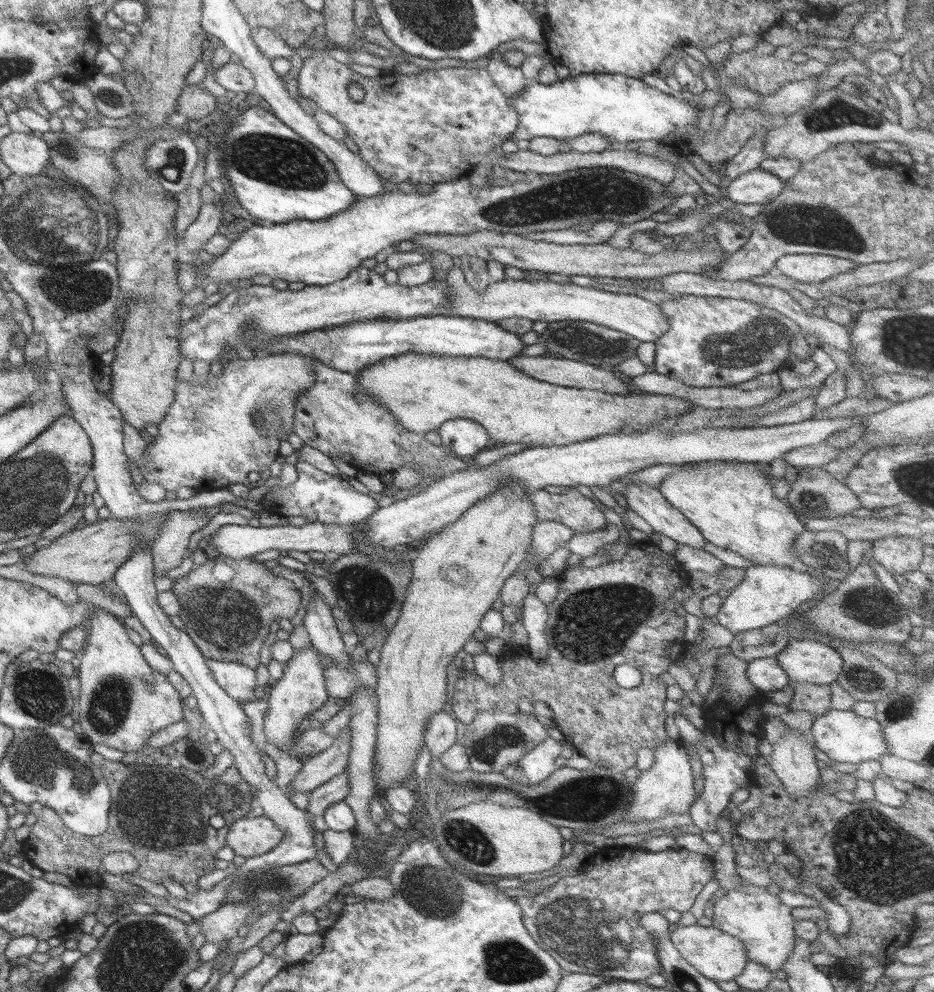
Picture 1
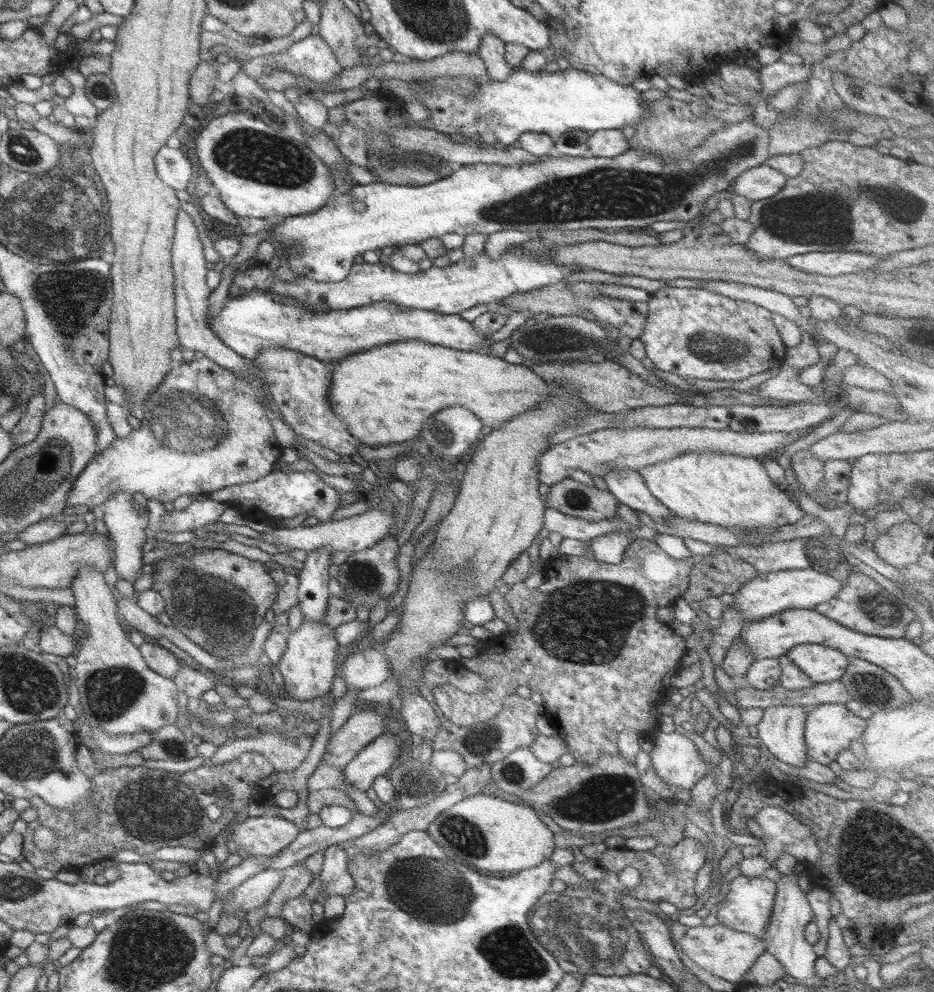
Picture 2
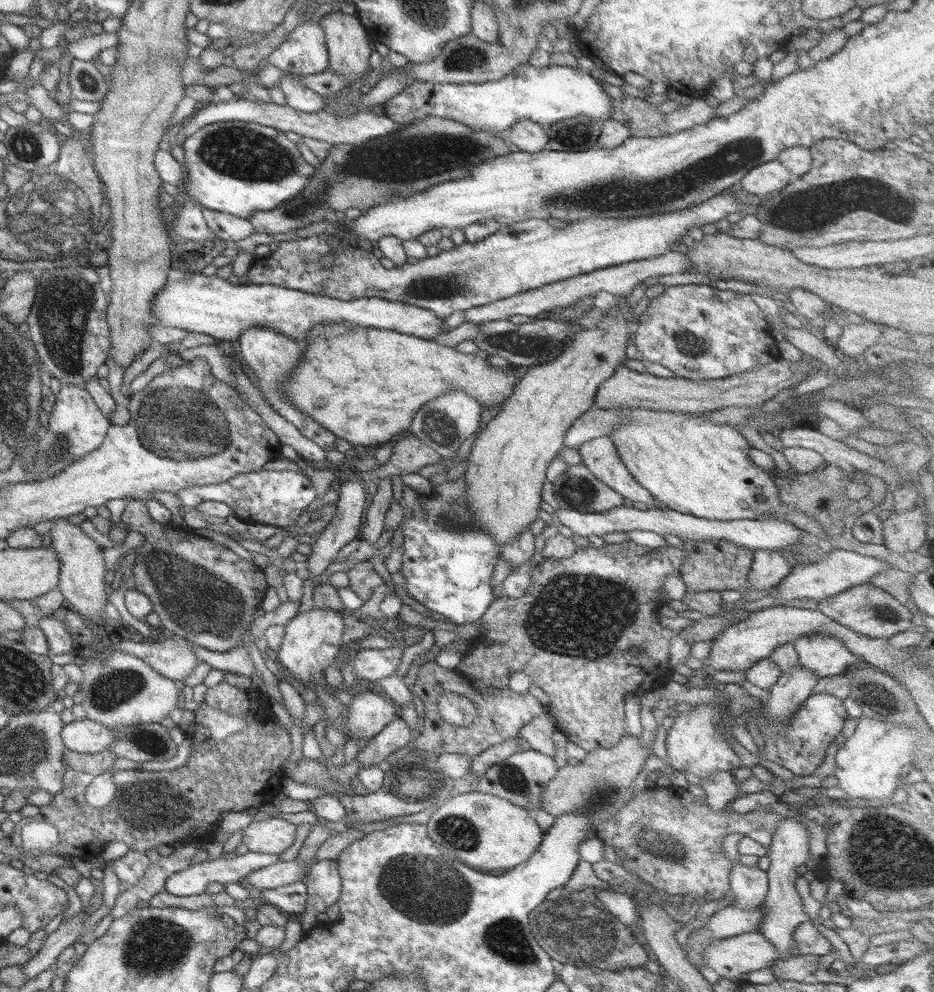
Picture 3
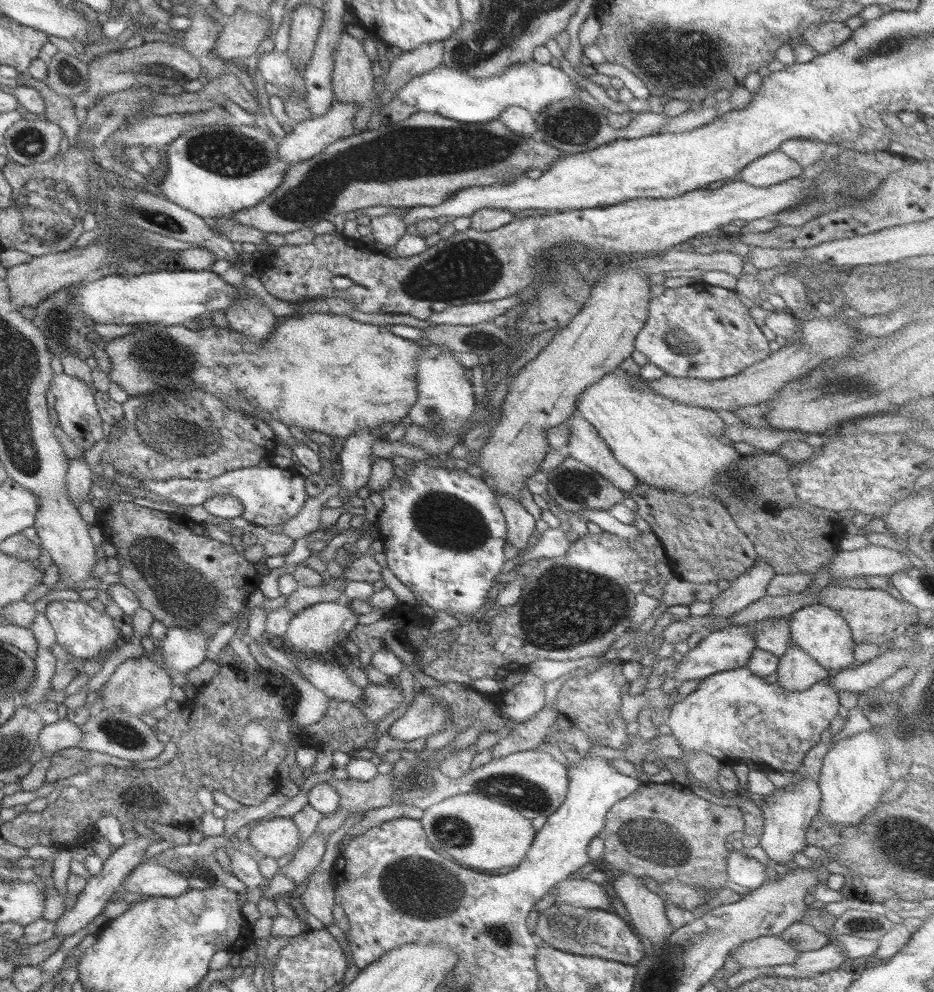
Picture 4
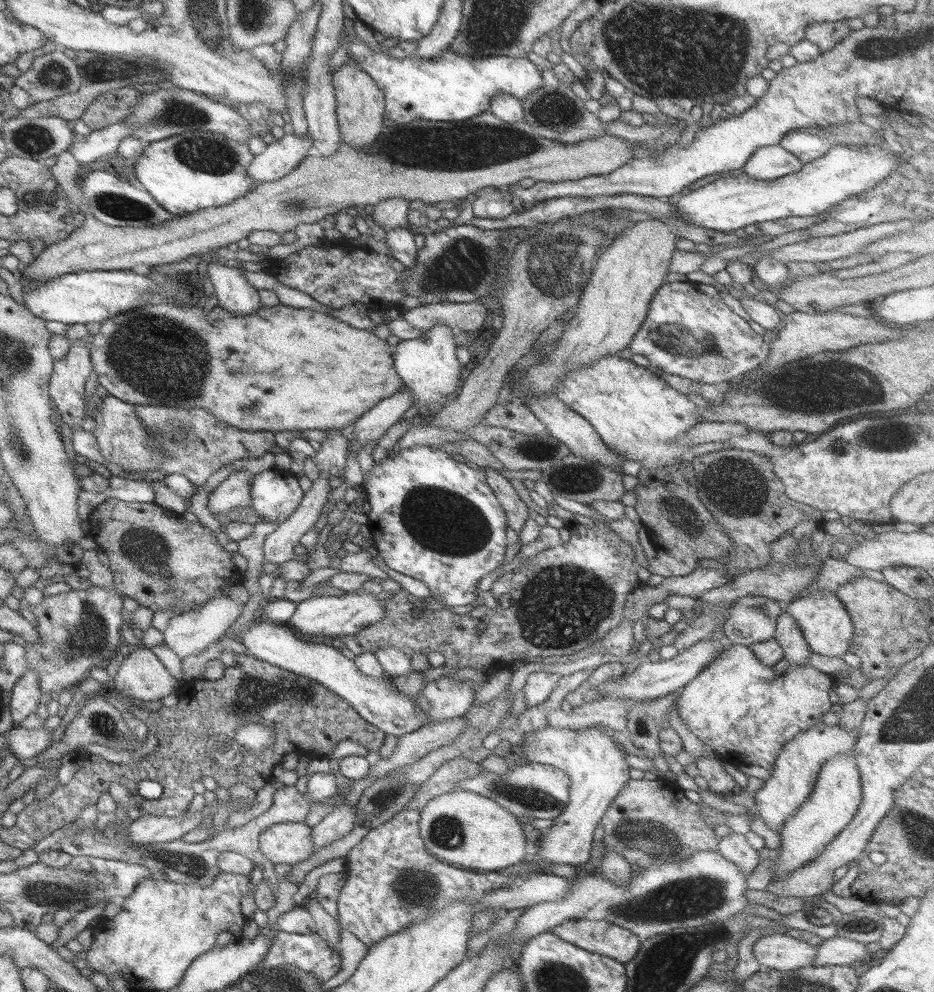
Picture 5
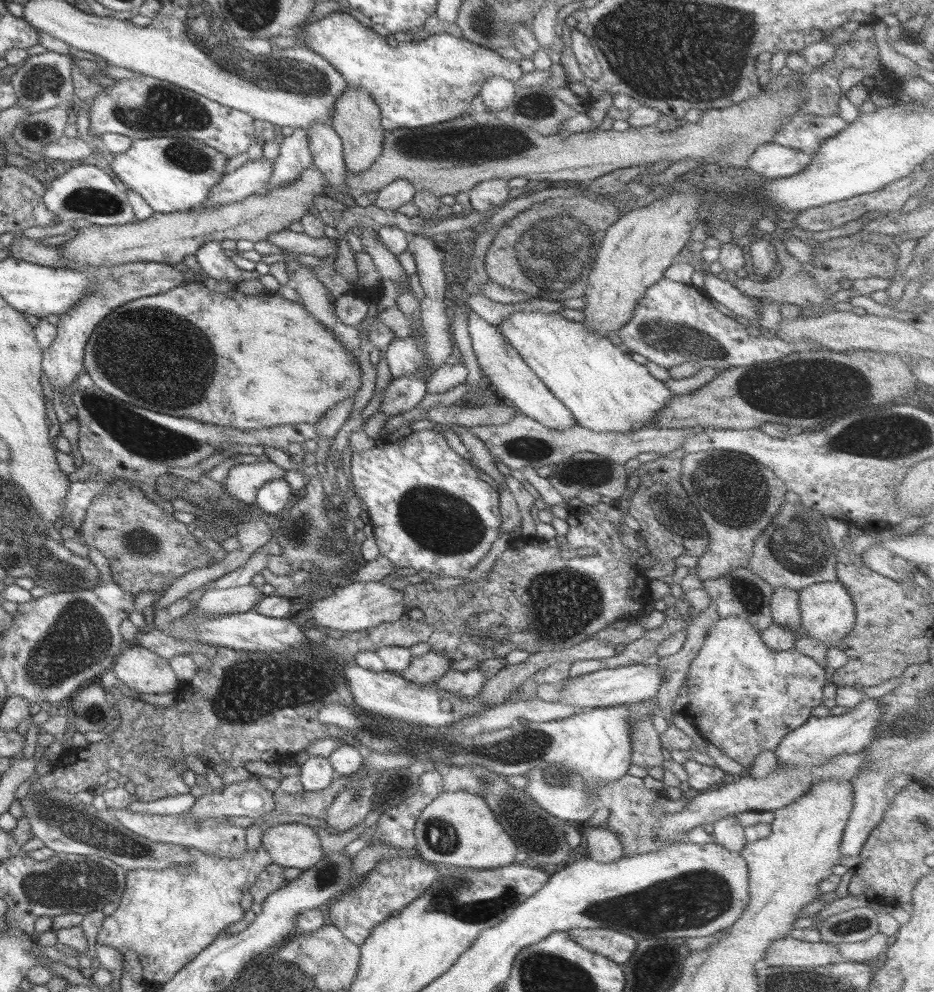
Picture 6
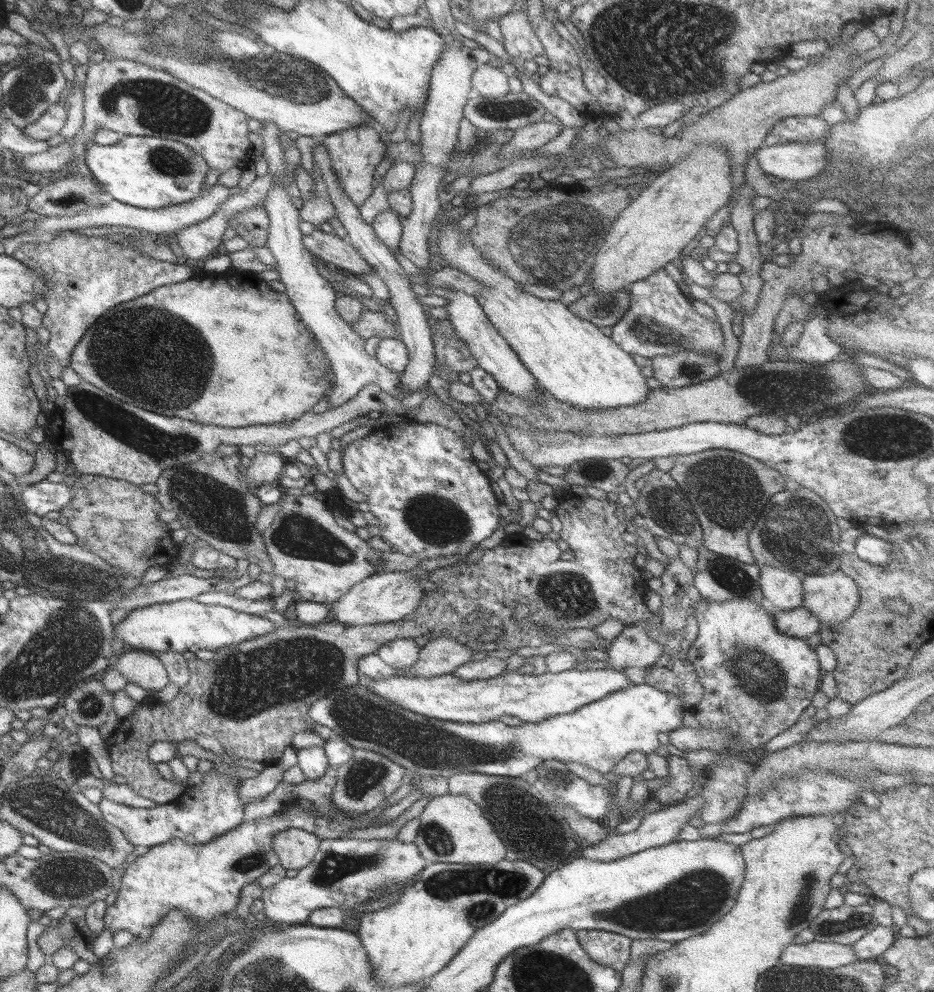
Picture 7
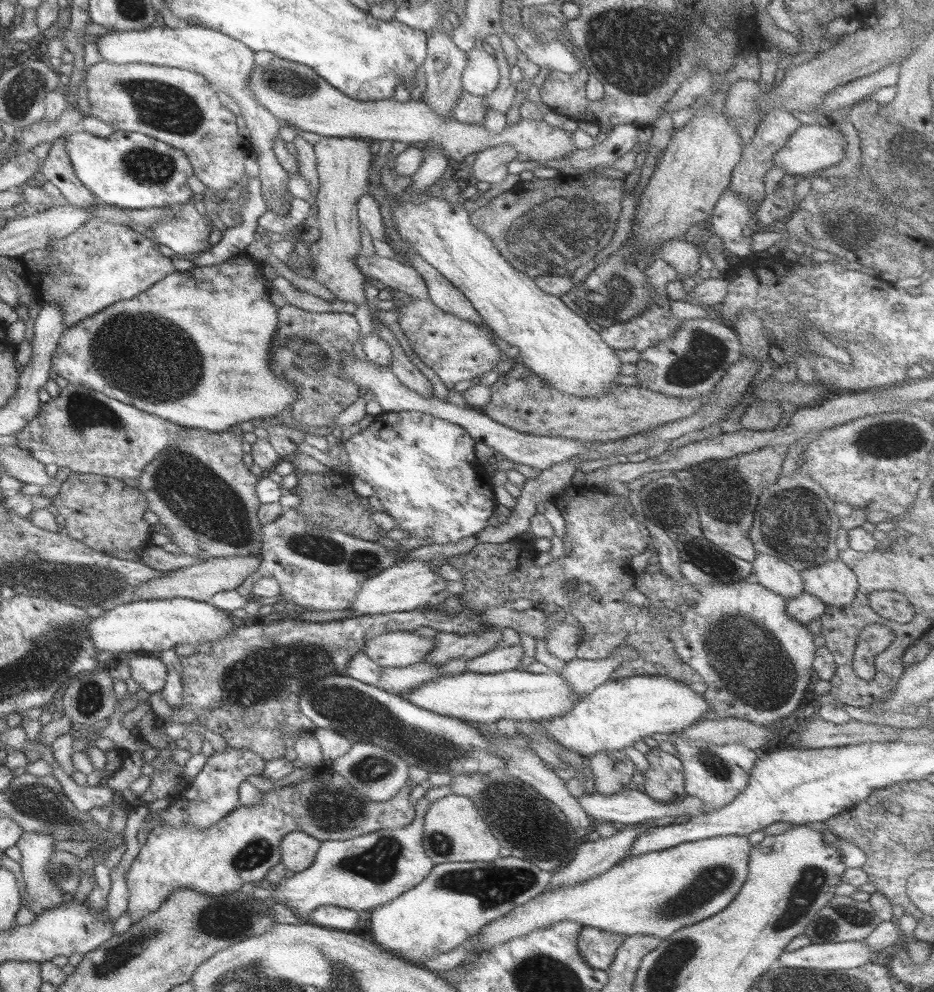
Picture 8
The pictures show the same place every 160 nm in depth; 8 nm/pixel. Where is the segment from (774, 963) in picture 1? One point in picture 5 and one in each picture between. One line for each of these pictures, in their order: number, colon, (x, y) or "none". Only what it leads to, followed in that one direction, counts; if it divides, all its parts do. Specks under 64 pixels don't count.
2: (747, 906)
3: (747, 885)
4: (740, 870)
5: (734, 848)

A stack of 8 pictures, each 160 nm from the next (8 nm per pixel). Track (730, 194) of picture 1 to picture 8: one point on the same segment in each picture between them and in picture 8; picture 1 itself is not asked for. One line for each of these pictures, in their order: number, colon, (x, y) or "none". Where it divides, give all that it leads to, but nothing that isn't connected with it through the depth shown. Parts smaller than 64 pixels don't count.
2: (759, 182)
3: (771, 176)
4: (774, 167)
5: (767, 163)
6: (771, 161)
7: (790, 161)
8: (813, 147)

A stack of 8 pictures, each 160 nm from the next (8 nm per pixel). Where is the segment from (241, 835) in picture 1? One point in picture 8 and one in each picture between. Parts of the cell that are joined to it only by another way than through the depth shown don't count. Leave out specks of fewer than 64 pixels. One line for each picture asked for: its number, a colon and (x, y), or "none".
2: (263, 835)
3: (272, 836)
4: (278, 838)
5: (289, 842)
6: (295, 845)
7: (294, 848)
8: (297, 850)

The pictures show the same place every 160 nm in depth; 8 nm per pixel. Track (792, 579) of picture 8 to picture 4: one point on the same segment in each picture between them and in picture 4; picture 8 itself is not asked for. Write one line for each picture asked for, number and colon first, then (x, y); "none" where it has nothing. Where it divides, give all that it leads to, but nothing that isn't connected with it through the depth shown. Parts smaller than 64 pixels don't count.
4: (796, 671)
5: (795, 651)
6: (784, 611)
7: (781, 590)

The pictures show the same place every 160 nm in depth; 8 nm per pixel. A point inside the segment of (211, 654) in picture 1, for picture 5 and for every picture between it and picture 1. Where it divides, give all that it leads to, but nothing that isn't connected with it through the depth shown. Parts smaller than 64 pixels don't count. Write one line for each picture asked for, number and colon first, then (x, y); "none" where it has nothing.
2: (216, 599)
3: (202, 592)
4: (182, 579)
5: (161, 561)

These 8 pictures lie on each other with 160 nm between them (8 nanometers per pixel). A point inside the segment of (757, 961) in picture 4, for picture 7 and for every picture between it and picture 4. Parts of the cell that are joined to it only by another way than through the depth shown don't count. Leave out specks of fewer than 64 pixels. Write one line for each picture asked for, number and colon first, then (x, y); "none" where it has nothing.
5: (778, 952)
6: (784, 952)
7: (822, 955)

